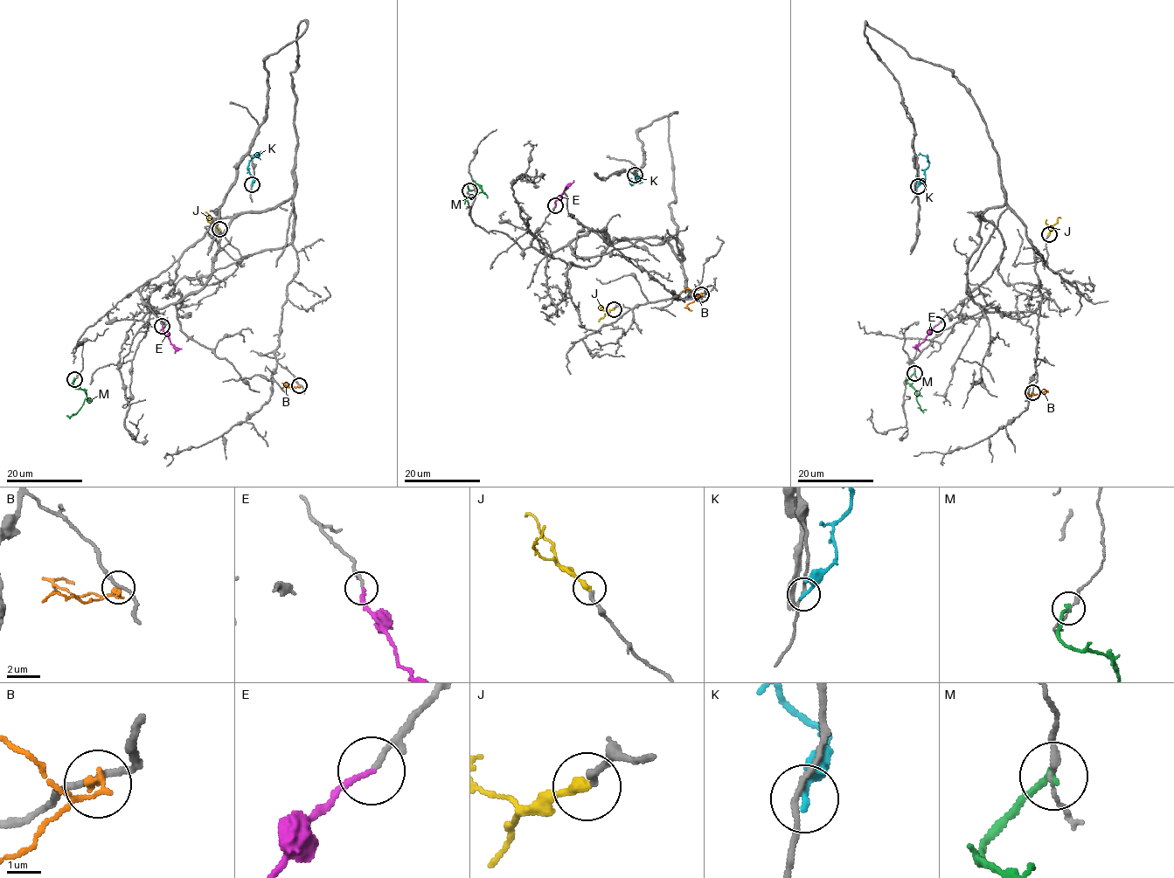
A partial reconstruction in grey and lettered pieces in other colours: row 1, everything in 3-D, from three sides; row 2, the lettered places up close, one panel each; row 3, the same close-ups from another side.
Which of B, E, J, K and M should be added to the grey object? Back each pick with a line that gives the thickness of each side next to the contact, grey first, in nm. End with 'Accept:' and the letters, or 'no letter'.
E: calibres 110 and 170 nm
J: calibres 240 and 320 nm
Accept: E, J

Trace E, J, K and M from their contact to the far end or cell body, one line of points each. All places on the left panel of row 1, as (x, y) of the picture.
E: (163, 326), (173, 346), (181, 349)
J: (219, 230), (209, 214), (204, 213)
K: (253, 184), (253, 177), (247, 167), (256, 155), (261, 153)
M: (75, 378), (73, 386), (83, 390), (86, 398), (75, 413), (66, 415)

